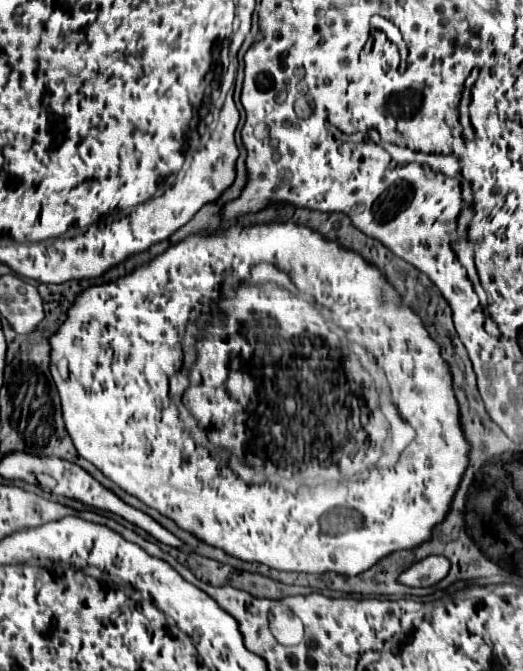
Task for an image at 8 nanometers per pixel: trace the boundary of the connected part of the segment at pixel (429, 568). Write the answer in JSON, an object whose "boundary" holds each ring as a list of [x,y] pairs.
{"boundary":[[[430,555],[410,565],[406,571],[402,571],[398,575],[398,583],[408,585],[408,587],[430,587],[438,583],[440,579],[444,579],[448,571],[450,571],[450,565],[446,563],[446,559]]]}

